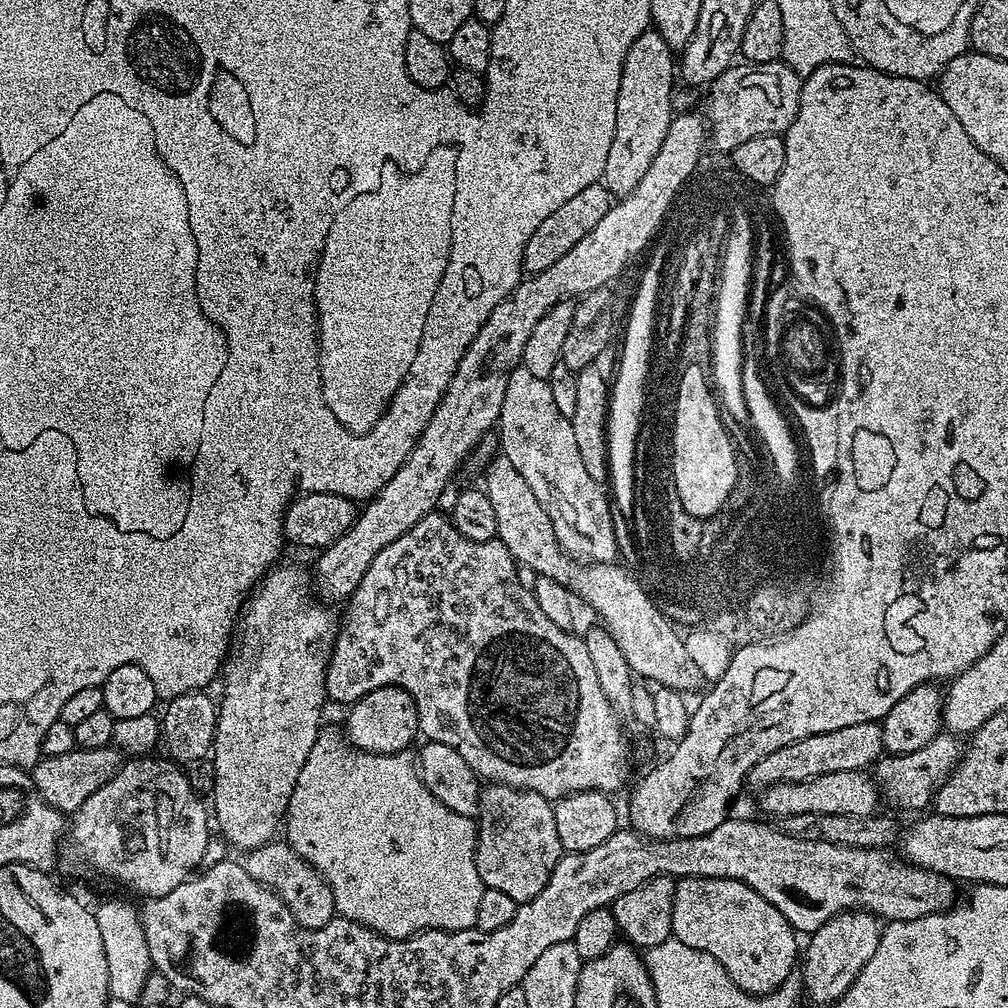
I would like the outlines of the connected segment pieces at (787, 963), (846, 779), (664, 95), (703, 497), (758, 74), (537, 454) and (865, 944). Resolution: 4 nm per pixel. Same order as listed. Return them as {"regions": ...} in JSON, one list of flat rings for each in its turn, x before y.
{"regions":[[[686,876,676,880,674,910,672,911,672,936,678,942,686,942,694,950,710,954,730,974,730,978,751,996,765,996,780,988,792,975,792,967,798,964,798,933,777,908,770,906,762,894,750,890,737,880,730,878,702,878]],[[838,770,834,774,818,774,799,780,797,784,782,782,772,784,759,793,760,808,772,816,783,818,798,814,854,814,855,816,870,816,877,811,878,789,875,779,867,771,851,772]],[[654,30,643,32,630,46,626,62,622,66,622,82,618,86,618,110,614,122,614,142,610,142,610,154,606,157,606,170,602,183,613,197,628,196,638,182,650,170,654,154,662,147,662,138,670,130,674,115,672,109,672,76,677,75,674,49,666,46,666,38]],[[692,362,687,371,687,376,682,378,682,387,680,388,680,428,678,429,678,479,680,480,680,497,682,502,688,504,688,508,694,512,712,512,712,507,721,504,721,498,726,495,726,490,730,486,730,460,737,455,738,448,734,443,733,437,729,435,727,429,724,428,723,418,721,416,722,409,714,395,714,389,710,383,709,377,699,368,698,363]],[[780,60,749,64,733,63,717,80,707,85,703,115,710,144,724,154,730,154,742,142,759,136,780,136,787,132,798,114,802,78]],[[518,366,510,374,510,382,506,382,506,398,502,398,502,410,500,411,500,419,498,421,498,433,500,432,500,448,499,451,510,462,510,466,514,466,514,470,518,470,518,474,522,474,522,478,526,478,526,486,530,486,530,490,534,494,534,498,538,498,538,502,542,502,542,508,546,510,546,514,550,518,550,522,554,526,556,540,565,552,572,557,573,560,581,562,612,562,617,559,618,549,616,547,616,535,614,534,614,508,610,503,610,496,607,491,602,489,601,481,590,478,590,474,586,474,586,465,582,463,582,457,578,451,578,442,574,439,574,426,571,419,562,414,558,414,558,405,554,402,554,394,550,394,550,386,548,381,538,378,534,374,530,374,530,370,526,370,522,366]],[[853,910,830,918,830,922,822,925,817,932,811,933,807,937,808,945,805,948,803,945,802,948,803,995,809,1001,812,999,814,1003,824,1006,831,1006,838,998,842,998,854,978,858,978,862,966,866,966,866,962,870,962,874,955,874,950,878,950,878,942,885,927,885,921,873,912]]]}

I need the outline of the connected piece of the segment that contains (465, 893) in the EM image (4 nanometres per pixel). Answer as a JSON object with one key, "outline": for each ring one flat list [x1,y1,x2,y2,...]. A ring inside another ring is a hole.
{"outline":[[325,727,314,742,314,750,306,758,306,766,302,766,302,774,298,774,298,782,294,782,294,794,290,794,288,811,286,813,287,843,292,845,306,862,313,864,326,878,330,890,334,894,334,906,343,919,353,920,380,936,389,936,392,940,404,940,407,936,415,936,418,932,425,932,428,928,441,928,447,932,457,932,463,928,476,927,478,901,481,900,485,886,478,878,476,865,476,830,478,824,473,817,454,814,425,786,420,779,420,769,411,751,405,750,394,754,374,754,363,752,361,748,354,748,348,743,343,731]]}

